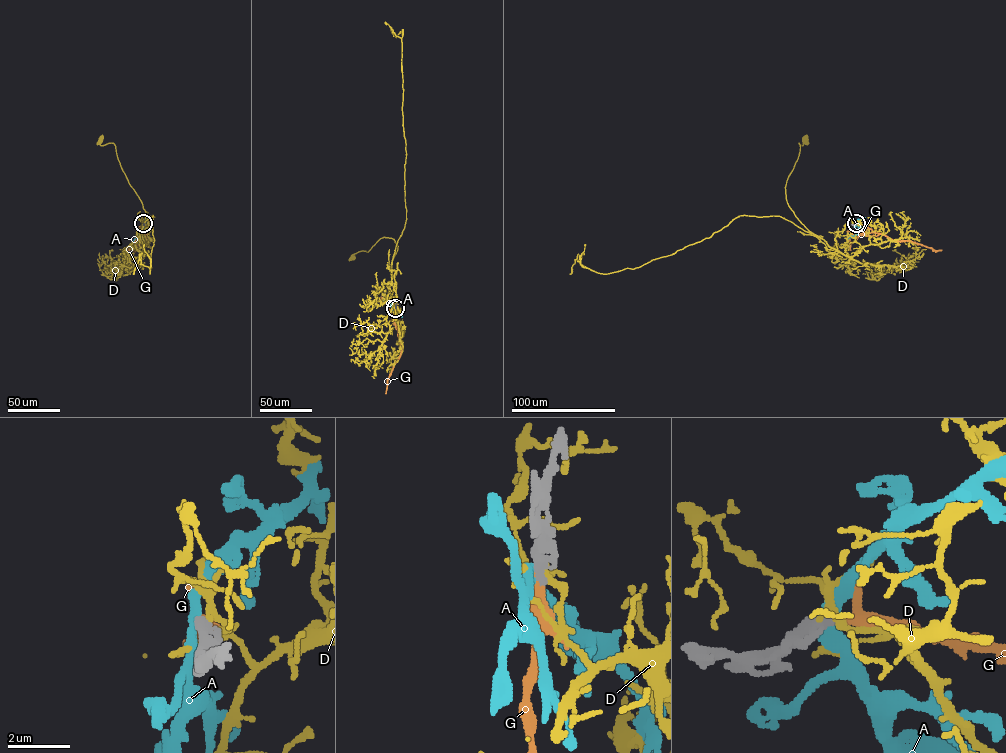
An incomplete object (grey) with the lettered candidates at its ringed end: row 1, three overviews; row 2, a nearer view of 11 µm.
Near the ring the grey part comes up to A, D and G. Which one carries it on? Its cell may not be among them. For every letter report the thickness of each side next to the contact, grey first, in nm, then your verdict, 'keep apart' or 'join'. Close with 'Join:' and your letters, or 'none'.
A: 440 nm thick on the grey side, 380 nm on the other; keep apart
D: 440 nm thick on the grey side, 150 nm on the other; keep apart
G: 400 nm thick on the grey side, 200 nm on the other; join
Join: G

